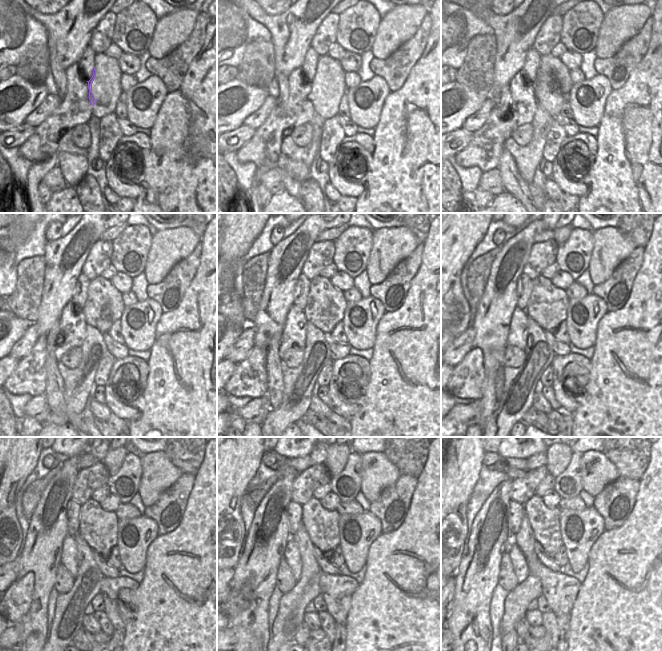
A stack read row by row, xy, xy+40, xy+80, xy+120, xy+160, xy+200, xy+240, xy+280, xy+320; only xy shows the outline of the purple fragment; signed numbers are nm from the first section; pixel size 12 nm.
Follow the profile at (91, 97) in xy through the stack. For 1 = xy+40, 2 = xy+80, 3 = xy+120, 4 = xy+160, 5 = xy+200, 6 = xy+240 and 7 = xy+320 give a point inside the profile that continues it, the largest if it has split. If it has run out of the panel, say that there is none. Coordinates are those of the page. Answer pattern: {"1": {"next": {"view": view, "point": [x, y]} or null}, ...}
{"1": {"next": {"view": "xy+40", "point": [313, 97]}}, "2": {"next": {"view": "xy+80", "point": [559, 75]}}, "3": {"next": {"view": "xy+120", "point": [110, 302]}}, "4": {"next": {"view": "xy+160", "point": [326, 304]}}, "5": {"next": {"view": "xy+200", "point": [547, 305]}}, "6": {"next": {"view": "xy+240", "point": [98, 527]}}, "7": {"next": {"view": "xy+320", "point": [545, 522]}}}

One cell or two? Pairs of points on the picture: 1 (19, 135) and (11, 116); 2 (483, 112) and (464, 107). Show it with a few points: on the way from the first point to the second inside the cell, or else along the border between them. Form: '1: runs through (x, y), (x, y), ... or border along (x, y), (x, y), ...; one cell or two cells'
1: border along (24, 122), (10, 129); two cells
2: border along (487, 97), (482, 105), (465, 120), (462, 127); two cells

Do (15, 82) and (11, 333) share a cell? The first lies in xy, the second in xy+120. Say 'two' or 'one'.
one

